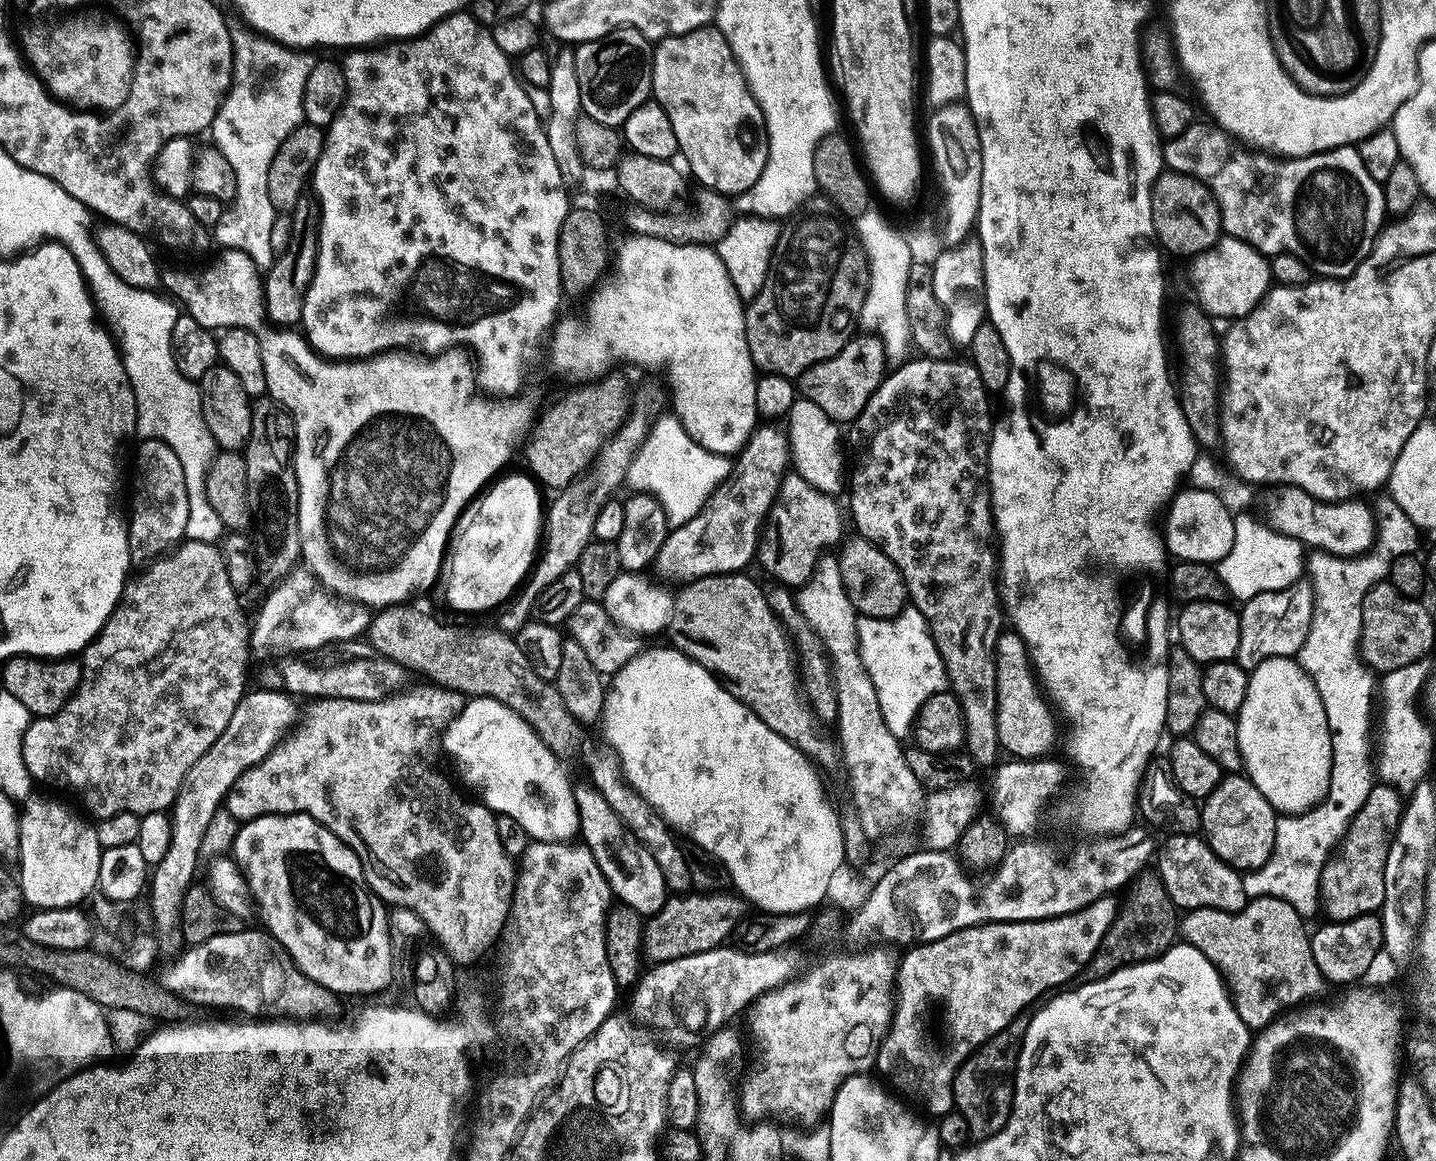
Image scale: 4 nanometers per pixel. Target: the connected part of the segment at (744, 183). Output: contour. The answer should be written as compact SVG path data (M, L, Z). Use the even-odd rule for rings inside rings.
M715 26L695 28L686 34L665 36L663 40L655 45L652 54L652 96L656 103L662 106L662 110L666 110L666 118L670 118L670 126L674 126L674 138L678 138L679 155L681 157L684 155L684 160L688 163L689 170L702 183L700 185L705 189L720 193L725 198L735 198L741 192L750 190L750 186L754 186L754 182L758 182L758 178L768 161L768 131L766 130L766 122L764 121L762 110L754 98L754 94L748 89L748 83L742 74L740 63L737 62L730 50L730 42L726 42L726 38L720 33L719 28Z

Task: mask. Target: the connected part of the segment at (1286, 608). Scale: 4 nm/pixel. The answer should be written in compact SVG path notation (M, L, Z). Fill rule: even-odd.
M1297 582L1277 592L1260 593L1243 601L1239 613L1240 641L1236 651L1236 663L1251 670L1270 658L1295 657L1302 642L1306 642L1306 634L1310 630L1312 585L1308 582Z

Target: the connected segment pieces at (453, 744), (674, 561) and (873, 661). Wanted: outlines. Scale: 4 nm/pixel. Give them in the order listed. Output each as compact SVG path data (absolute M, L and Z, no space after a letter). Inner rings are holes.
M489 696L469 699L459 716L444 734L444 751L465 768L464 776L476 788L484 791L483 803L493 812L514 818L518 826L533 841L568 842L580 832L580 807L576 805L574 786L564 773L565 765L546 746L539 732L531 727L513 708L507 708Z
M764 426L760 429L757 429L756 432L753 433L751 439L748 443L745 444L744 448L742 448L737 455L738 464L734 466L735 474L731 477L730 483L726 485L721 485L717 488L717 493L714 495L712 500L709 501L707 508L705 509L704 513L700 513L696 517L694 517L690 522L684 523L675 527L672 531L669 531L668 536L666 538L666 542L662 544L662 549L659 550L658 554L655 556L655 562L652 565L652 571L659 581L658 584L662 586L672 586L668 584L676 584L675 586L688 583L691 580L695 580L700 576L709 576L709 575L729 575L729 574L736 574L740 571L743 571L743 568L749 561L752 562L753 558L755 557L755 550L756 550L756 542L759 540L759 530L765 521L765 518L768 515L768 511L772 506L773 501L776 498L777 490L780 488L780 482L783 479L783 474L786 470L786 463L788 460L789 455L789 447L784 443L784 436L783 433L780 433L770 429L773 427ZM700 541L703 541L708 546L708 552L710 556L702 556L702 546Z
M905 606L894 616L860 616L856 621L856 637L860 643L860 657L874 682L878 694L878 706L882 706L882 716L890 726L890 732L901 738L912 731L912 723L926 698L936 692L945 691L948 676L944 673L944 663L936 649L934 638L928 632L928 622L917 608Z

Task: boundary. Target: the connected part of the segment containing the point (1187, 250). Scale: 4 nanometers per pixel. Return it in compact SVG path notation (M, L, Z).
M1161 171L1152 183L1152 230L1165 253L1194 257L1220 238L1220 207L1212 192L1200 180L1184 172Z

